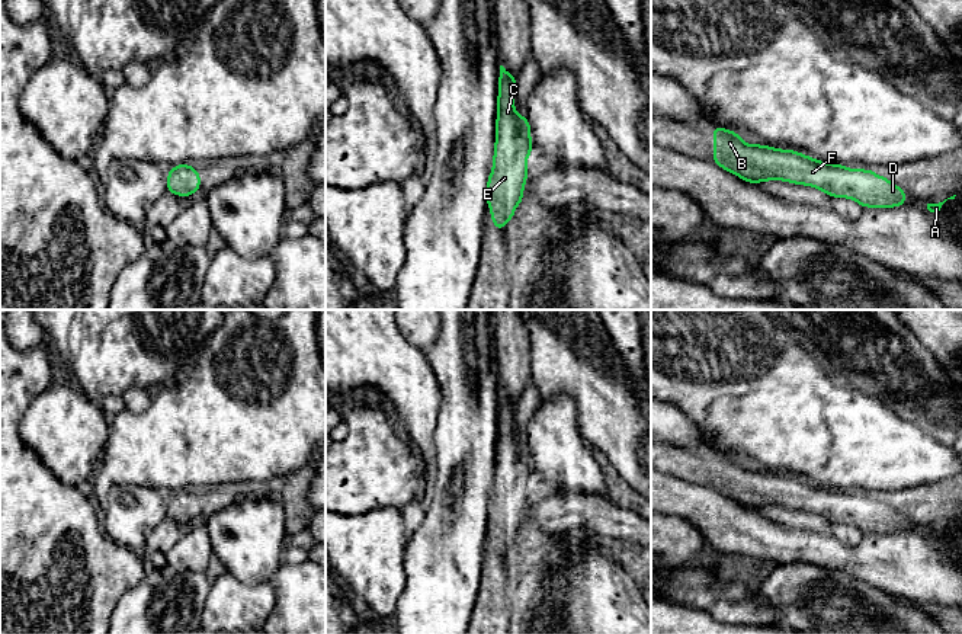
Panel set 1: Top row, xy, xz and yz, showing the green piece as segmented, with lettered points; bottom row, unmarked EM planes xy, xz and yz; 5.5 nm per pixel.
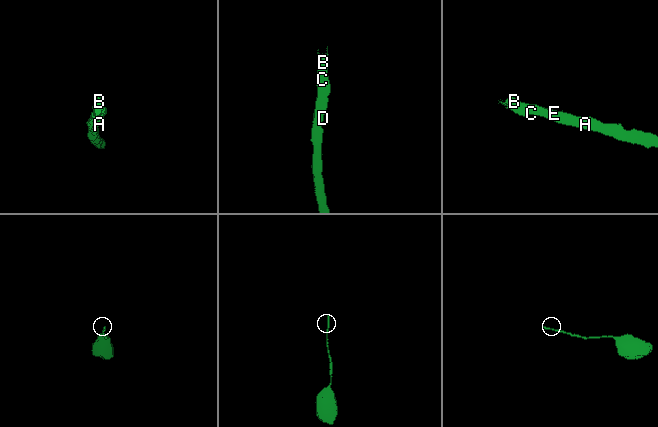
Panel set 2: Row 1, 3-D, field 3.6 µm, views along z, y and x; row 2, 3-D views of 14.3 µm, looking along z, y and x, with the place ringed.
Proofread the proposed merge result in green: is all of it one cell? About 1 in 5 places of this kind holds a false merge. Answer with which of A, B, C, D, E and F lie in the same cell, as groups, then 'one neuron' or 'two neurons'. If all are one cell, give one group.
A B C D E F; one neuron

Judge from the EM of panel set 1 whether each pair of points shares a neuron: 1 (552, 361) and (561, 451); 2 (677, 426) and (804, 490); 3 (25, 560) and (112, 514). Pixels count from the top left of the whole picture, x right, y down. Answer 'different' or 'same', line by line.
1: different
2: different
3: different

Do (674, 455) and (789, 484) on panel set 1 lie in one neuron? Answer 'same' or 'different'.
same

